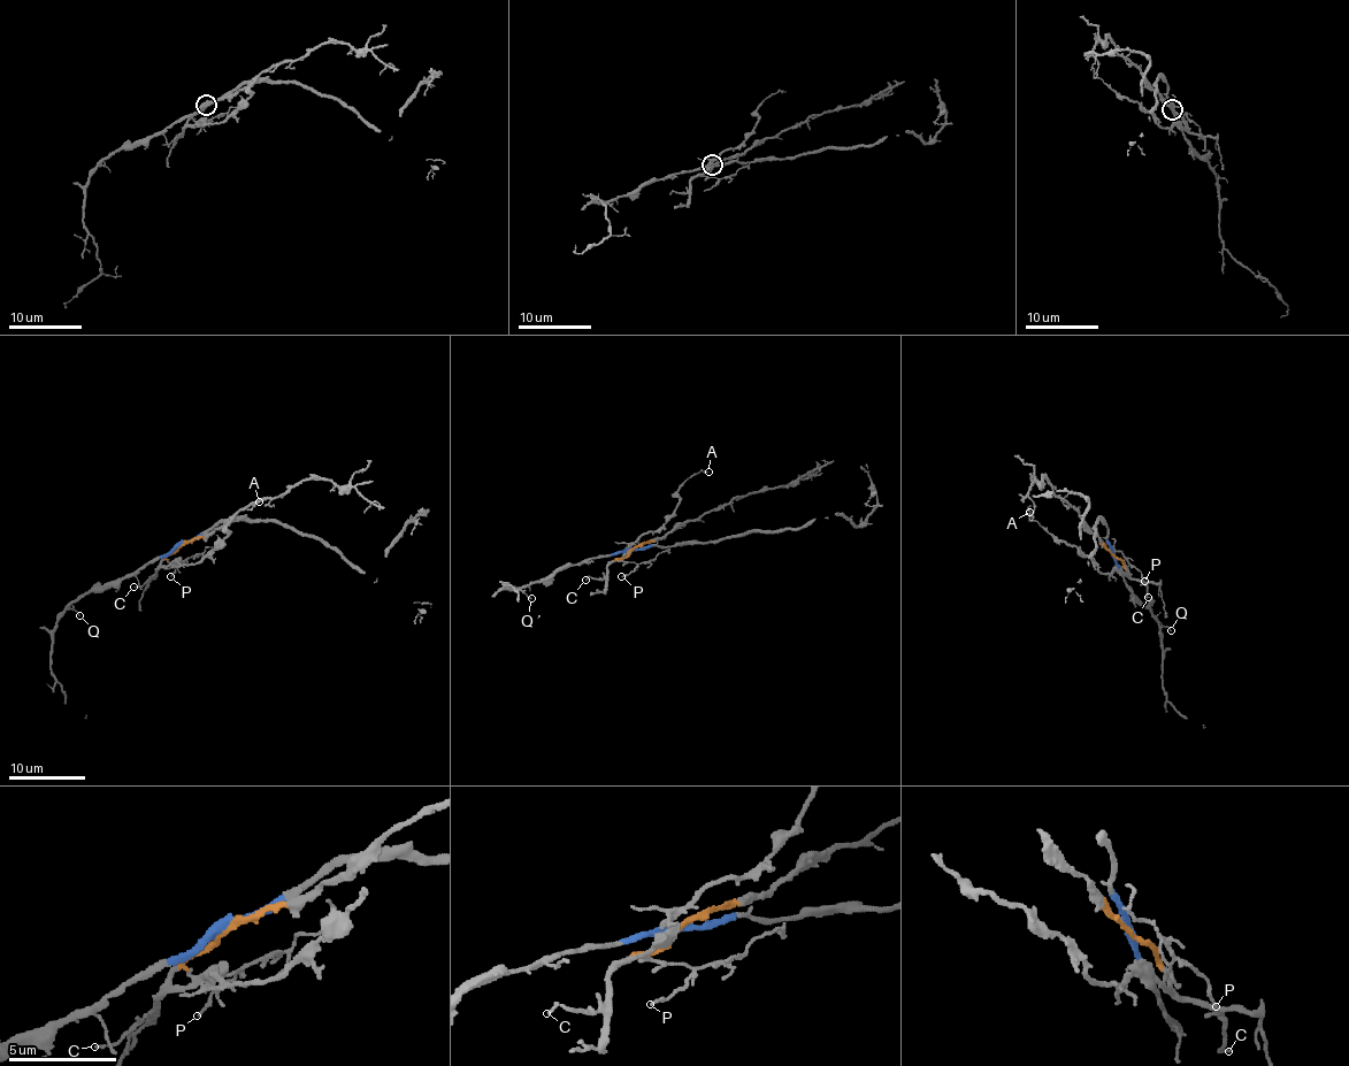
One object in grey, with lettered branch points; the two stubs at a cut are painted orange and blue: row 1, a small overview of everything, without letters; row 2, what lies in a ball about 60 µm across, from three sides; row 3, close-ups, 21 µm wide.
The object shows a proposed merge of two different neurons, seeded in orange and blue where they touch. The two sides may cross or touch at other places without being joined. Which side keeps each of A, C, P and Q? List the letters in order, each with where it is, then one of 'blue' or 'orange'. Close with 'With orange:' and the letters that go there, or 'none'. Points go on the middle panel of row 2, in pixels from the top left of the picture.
A: at (709, 472); orange
C: at (585, 580); orange
P: at (621, 576); orange
Q: at (531, 598); blue
With orange: A, C, P

